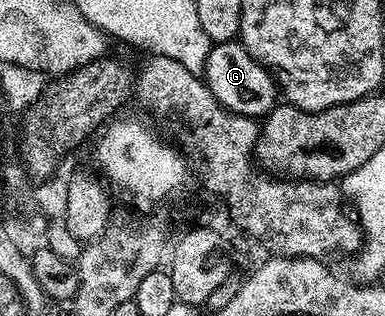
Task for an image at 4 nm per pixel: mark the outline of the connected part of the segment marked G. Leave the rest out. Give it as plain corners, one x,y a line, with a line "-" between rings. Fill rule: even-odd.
237,40
219,41
209,46
204,57
204,80
212,95
230,113
255,119
265,118
276,104
276,82
269,71

